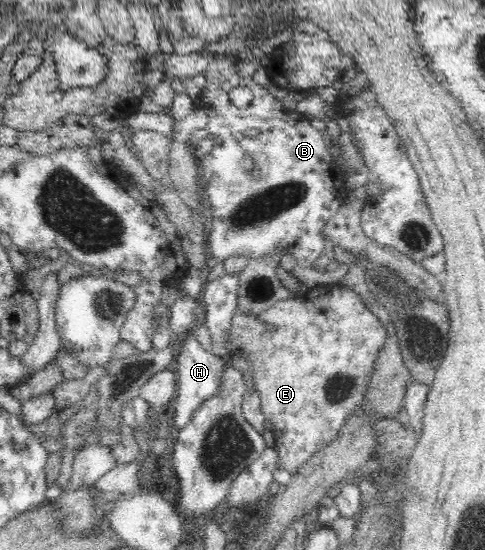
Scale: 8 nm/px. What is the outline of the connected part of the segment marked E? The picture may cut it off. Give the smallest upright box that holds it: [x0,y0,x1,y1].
[229,284,387,475]

